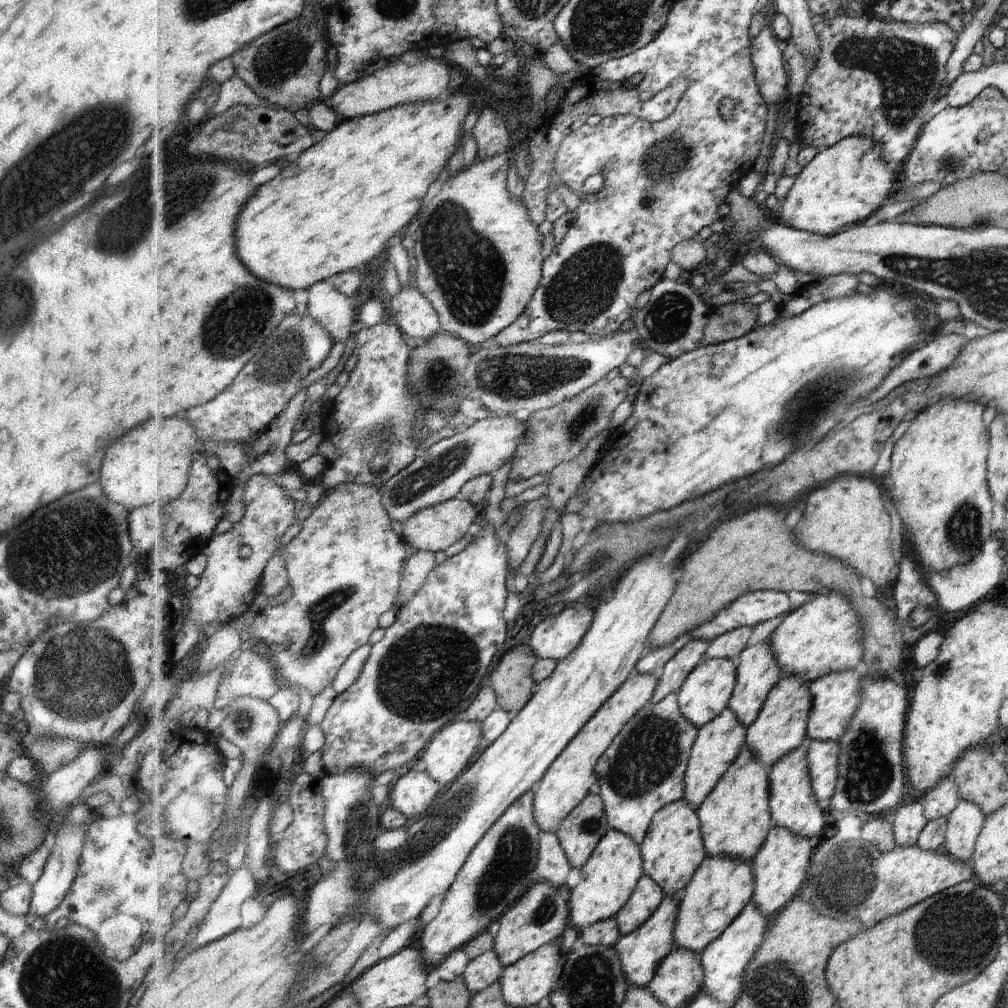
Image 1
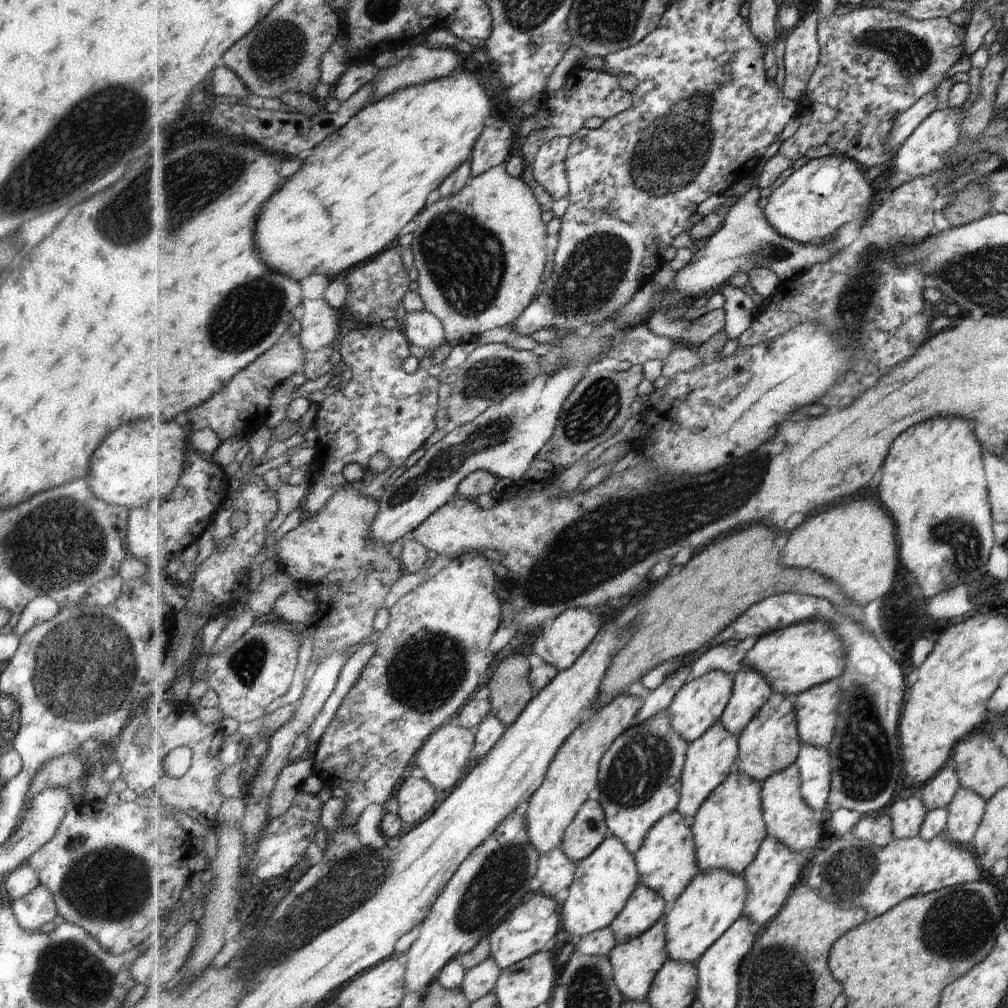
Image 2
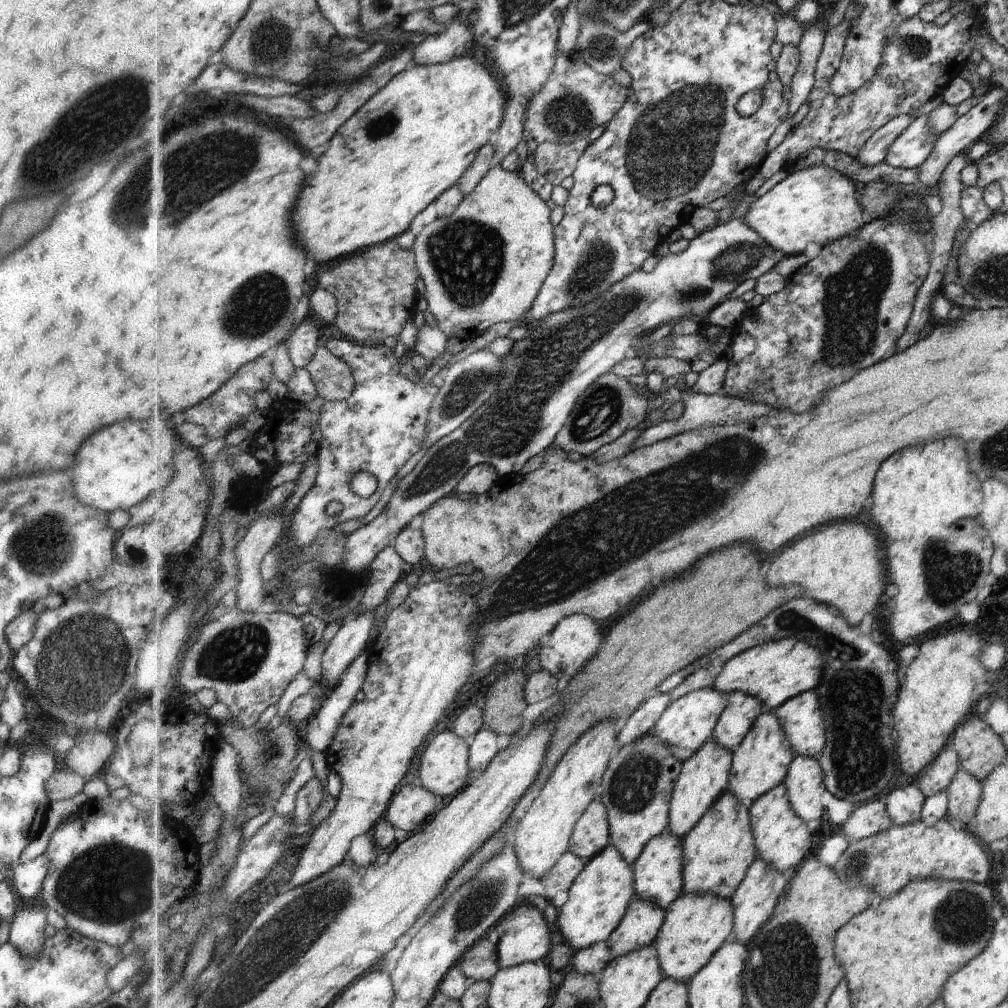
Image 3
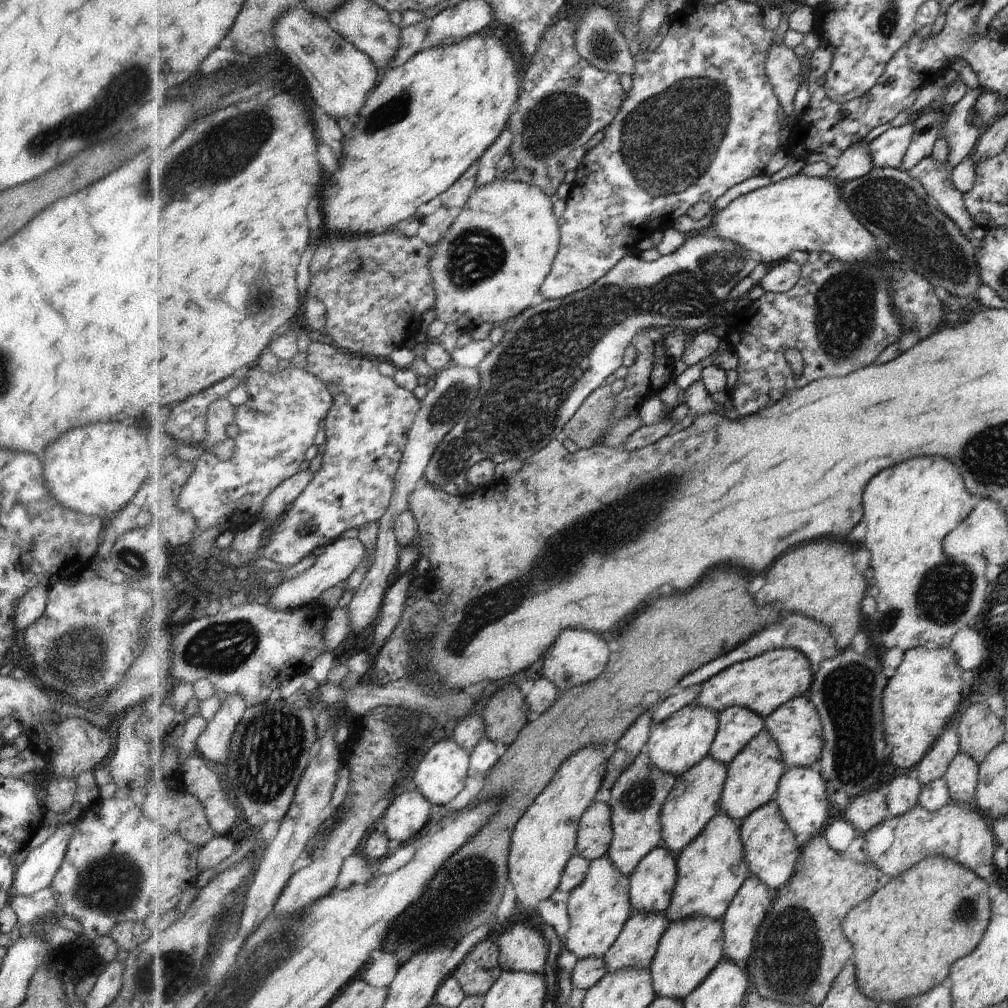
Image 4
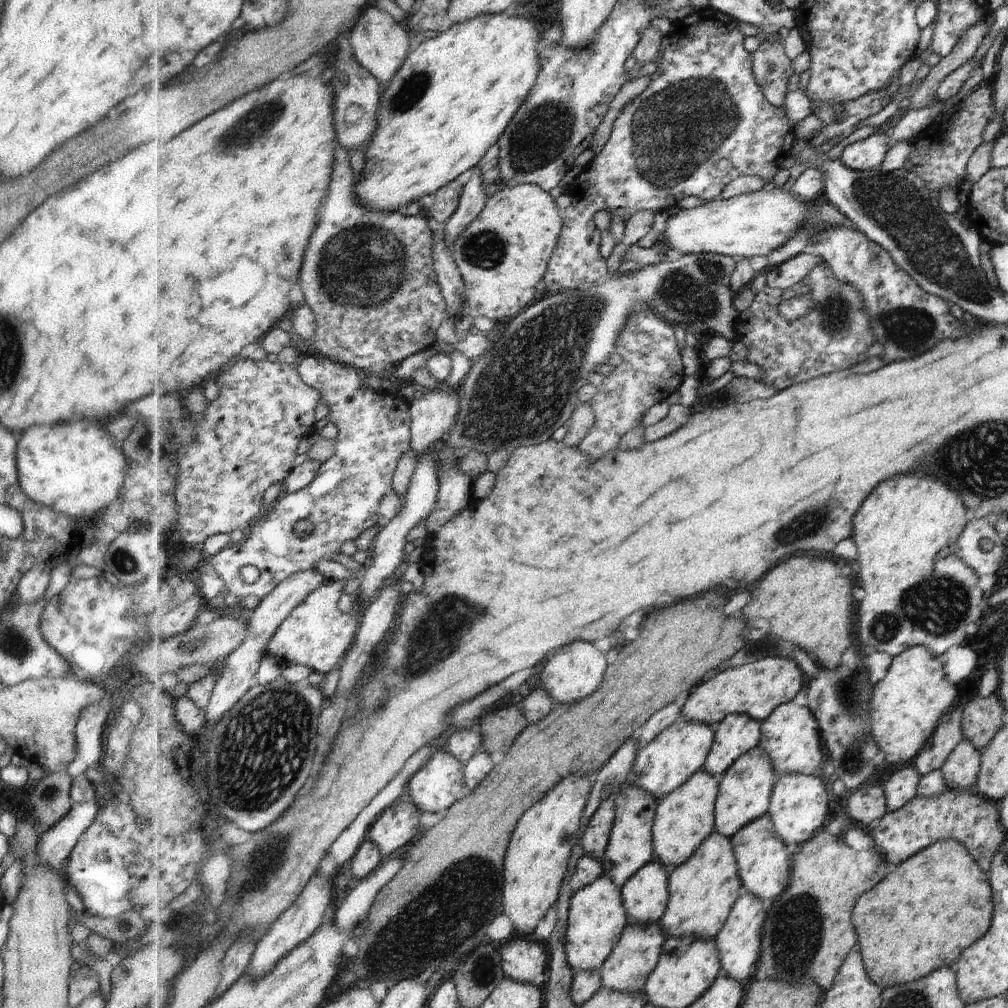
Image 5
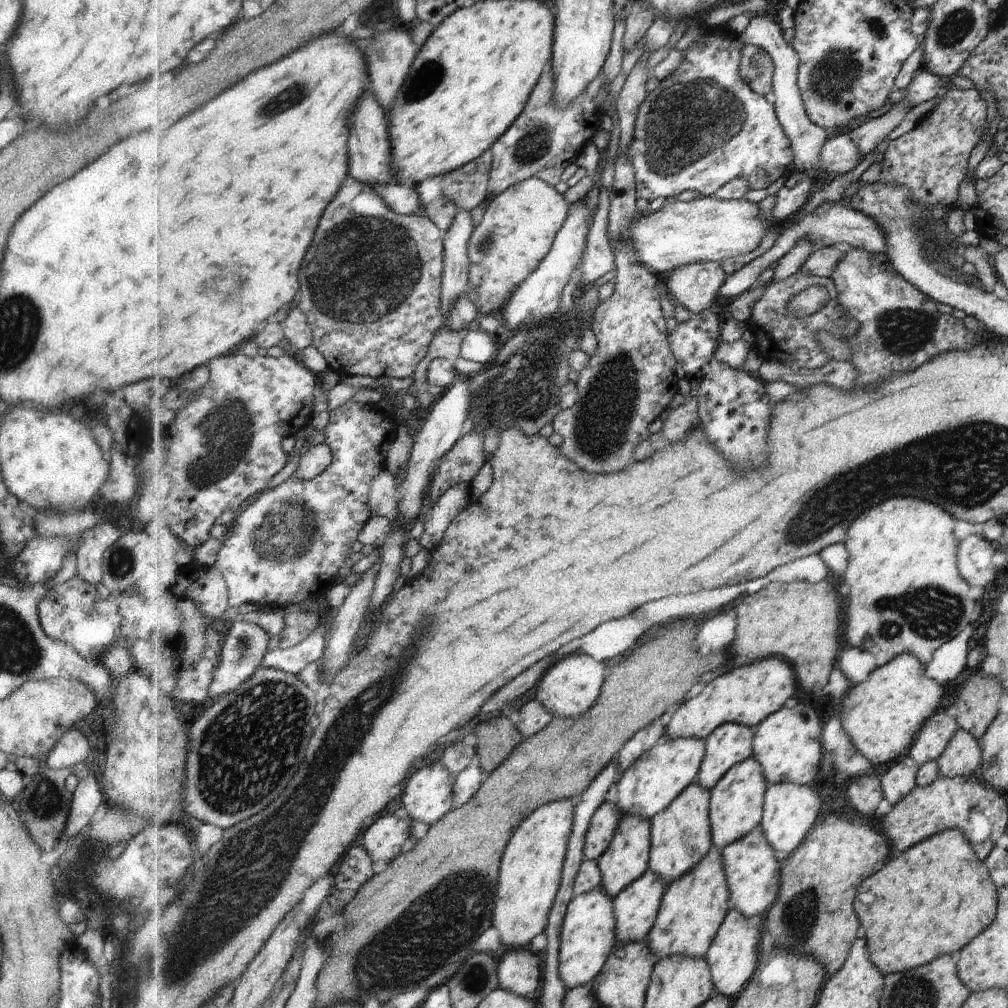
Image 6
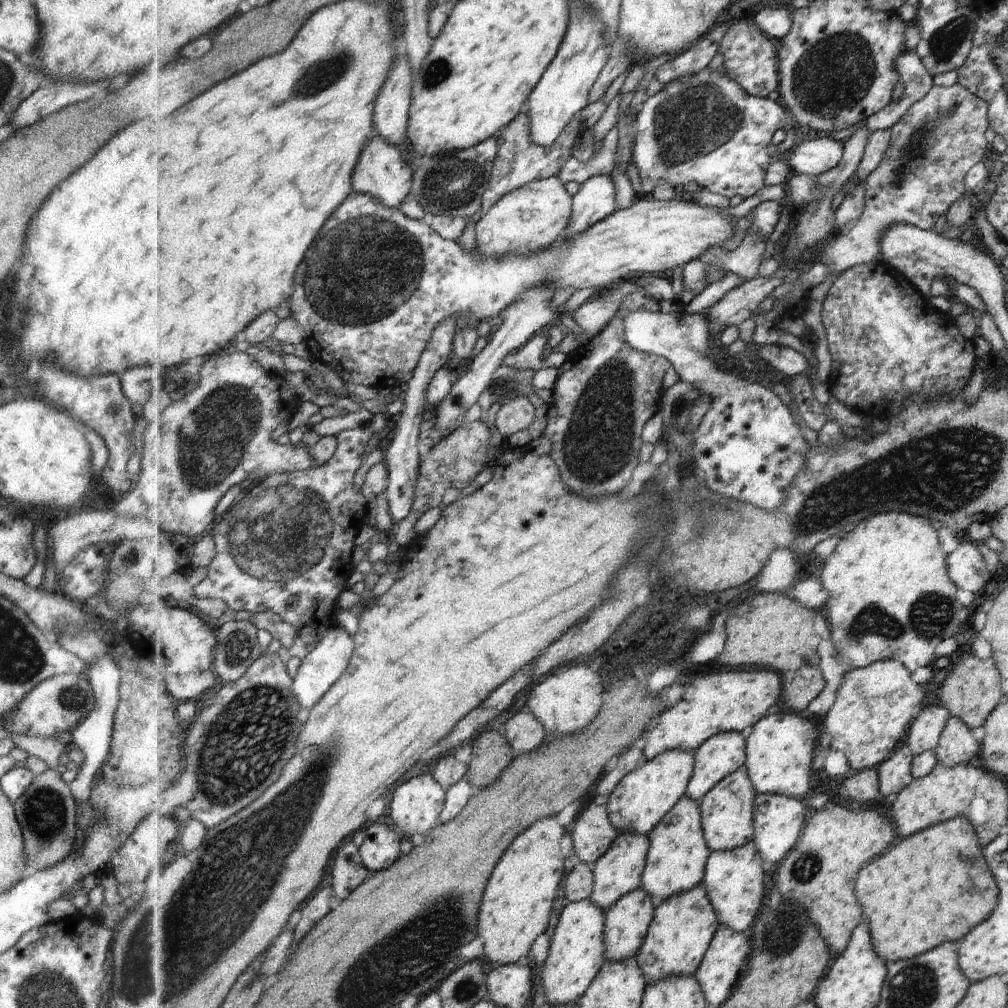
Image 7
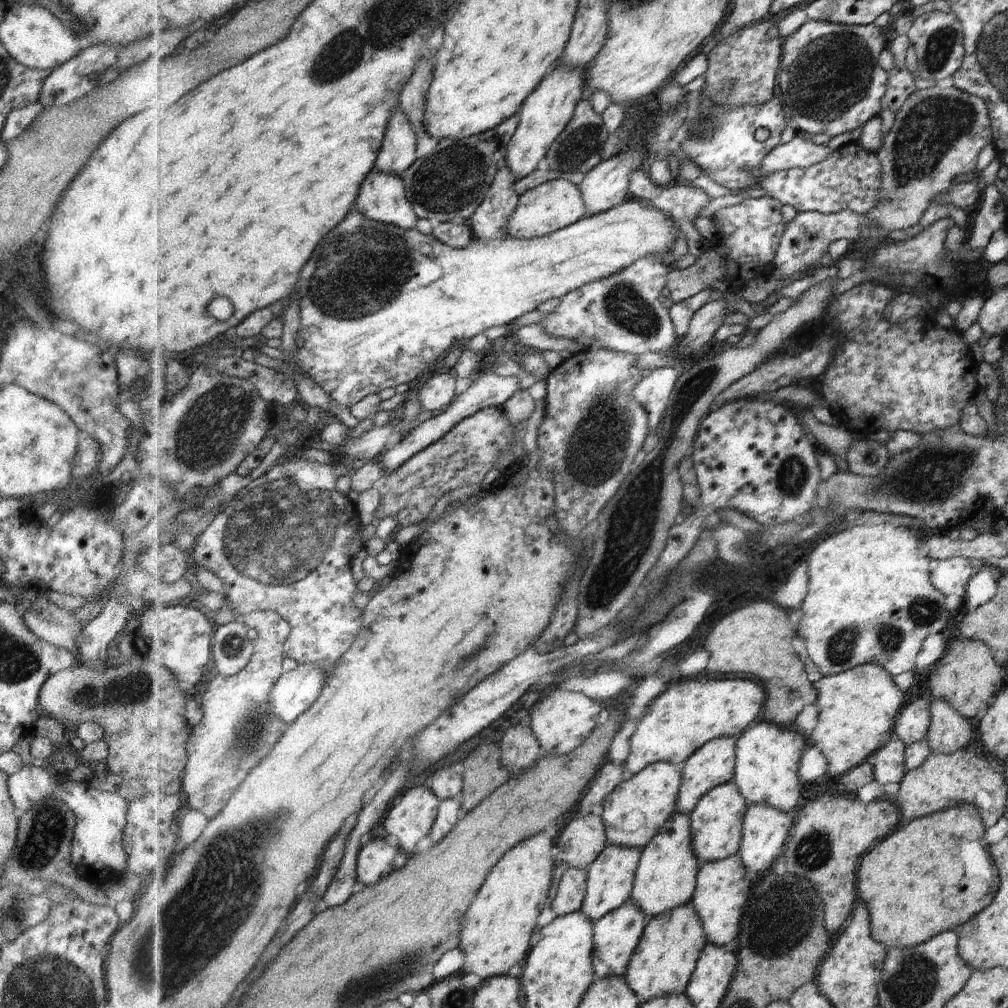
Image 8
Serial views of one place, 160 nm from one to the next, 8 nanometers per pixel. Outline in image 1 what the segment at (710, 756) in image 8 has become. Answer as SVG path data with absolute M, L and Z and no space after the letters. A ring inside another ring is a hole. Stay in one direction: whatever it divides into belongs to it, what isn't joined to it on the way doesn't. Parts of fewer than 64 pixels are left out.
M769 639L759 641L757 644L753 644L753 646L747 646L741 652L736 665L738 680L734 696L730 701L730 710L735 712L735 716L738 716L739 722L745 728L749 728L751 724L755 723L755 720L758 720L771 690L777 686L783 674L781 668L779 668L778 660L775 660L775 654L771 650Z

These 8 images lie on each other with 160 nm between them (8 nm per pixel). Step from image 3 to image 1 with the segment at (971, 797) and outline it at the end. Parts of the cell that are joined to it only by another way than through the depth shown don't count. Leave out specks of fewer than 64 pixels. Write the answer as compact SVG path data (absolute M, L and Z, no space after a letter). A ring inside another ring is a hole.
M960 799L957 806L947 814L942 850L957 860L969 862L985 820L986 816L977 804Z

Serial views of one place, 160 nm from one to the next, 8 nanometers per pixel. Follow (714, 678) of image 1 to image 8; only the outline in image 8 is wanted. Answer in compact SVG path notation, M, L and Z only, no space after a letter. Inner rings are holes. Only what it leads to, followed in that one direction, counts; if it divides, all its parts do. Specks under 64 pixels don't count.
M669 761L650 764L637 774L627 777L602 802L602 819L606 824L609 844L639 847L643 850L678 810L678 798L683 782L682 771Z

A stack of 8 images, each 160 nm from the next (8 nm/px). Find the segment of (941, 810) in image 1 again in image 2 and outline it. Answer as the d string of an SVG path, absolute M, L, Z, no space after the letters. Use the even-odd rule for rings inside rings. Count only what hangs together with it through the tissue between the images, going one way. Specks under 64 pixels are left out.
M949 763L931 780L923 785L919 791L923 803L928 810L946 808L951 802L958 788L958 779L953 766Z

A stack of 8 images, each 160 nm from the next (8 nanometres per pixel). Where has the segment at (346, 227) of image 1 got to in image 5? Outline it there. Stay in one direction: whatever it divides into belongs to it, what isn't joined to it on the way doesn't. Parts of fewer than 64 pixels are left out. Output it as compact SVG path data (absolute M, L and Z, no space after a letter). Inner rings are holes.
M505 13L482 14L453 27L445 27L434 39L424 40L414 51L411 51L398 73L390 80L389 84L384 86L379 107L379 128L373 133L370 143L366 146L365 166L362 167L359 176L355 176L357 186L354 188L354 193L360 203L372 211L394 213L399 211L401 207L421 200L421 196L435 195L441 188L459 179L467 171L475 169L481 161L485 160L485 157L493 154L502 134L507 130L519 108L526 102L526 98L539 78L541 66L540 52L537 52L537 46L539 46L539 40L543 38L543 35L541 30L535 30L535 24L527 18L519 18L519 16Z

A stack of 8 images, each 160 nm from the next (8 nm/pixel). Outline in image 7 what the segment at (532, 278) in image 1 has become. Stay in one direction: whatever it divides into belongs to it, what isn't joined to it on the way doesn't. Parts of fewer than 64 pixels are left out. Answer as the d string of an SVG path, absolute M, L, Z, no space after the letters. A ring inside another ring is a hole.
M559 177L539 179L509 192L483 216L476 218L476 246L485 256L502 259L510 254L532 255L562 238L574 214L571 196Z

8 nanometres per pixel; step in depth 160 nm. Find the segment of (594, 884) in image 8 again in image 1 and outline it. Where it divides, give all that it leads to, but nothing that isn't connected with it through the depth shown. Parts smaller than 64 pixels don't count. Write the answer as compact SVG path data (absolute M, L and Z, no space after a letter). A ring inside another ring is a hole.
M669 694L659 703L648 703L623 731L615 738L615 744L603 754L597 768L600 796L606 808L610 827L631 836L641 846L650 832L655 816L669 804L684 799L686 771L691 752L698 739L699 729L683 716L677 694Z

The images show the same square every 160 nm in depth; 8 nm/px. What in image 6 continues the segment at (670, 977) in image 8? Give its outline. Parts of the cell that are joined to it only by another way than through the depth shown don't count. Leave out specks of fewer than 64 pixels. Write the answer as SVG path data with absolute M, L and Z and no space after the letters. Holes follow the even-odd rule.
M714 845L697 867L669 884L647 942L659 960L669 955L706 958L732 907L722 848Z

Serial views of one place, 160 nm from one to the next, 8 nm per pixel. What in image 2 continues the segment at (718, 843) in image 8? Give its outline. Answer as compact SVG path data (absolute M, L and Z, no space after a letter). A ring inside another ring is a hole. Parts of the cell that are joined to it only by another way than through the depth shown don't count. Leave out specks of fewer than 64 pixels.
M777 693L763 706L758 716L747 726L739 738L740 754L735 768L761 783L777 772L785 771L798 760L802 742L798 734L798 712L794 696Z

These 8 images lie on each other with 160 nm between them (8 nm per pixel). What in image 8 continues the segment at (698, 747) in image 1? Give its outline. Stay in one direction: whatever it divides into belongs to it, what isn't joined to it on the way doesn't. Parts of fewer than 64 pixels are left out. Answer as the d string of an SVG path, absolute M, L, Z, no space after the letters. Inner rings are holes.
M675 811L665 826L642 850L642 862L639 865L632 900L647 916L647 920L663 914L665 911L691 903L698 887L698 874L703 865L694 851L694 832L691 828L690 814Z

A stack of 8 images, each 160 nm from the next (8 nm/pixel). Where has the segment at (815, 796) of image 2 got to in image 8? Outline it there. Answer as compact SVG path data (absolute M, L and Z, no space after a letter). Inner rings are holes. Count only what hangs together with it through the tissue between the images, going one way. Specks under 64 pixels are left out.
M755 803L748 807L743 823L742 848L739 854L744 860L748 874L755 878L755 874L770 870L773 862L783 856L789 832L795 824L794 814L783 812L770 804Z

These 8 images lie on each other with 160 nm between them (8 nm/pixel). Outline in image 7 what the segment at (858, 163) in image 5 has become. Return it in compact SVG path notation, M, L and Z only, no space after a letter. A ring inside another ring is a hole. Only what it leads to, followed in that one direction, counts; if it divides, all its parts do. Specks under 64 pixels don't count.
M830 136L799 141L784 161L795 173L818 177L834 169L844 157L844 145Z

